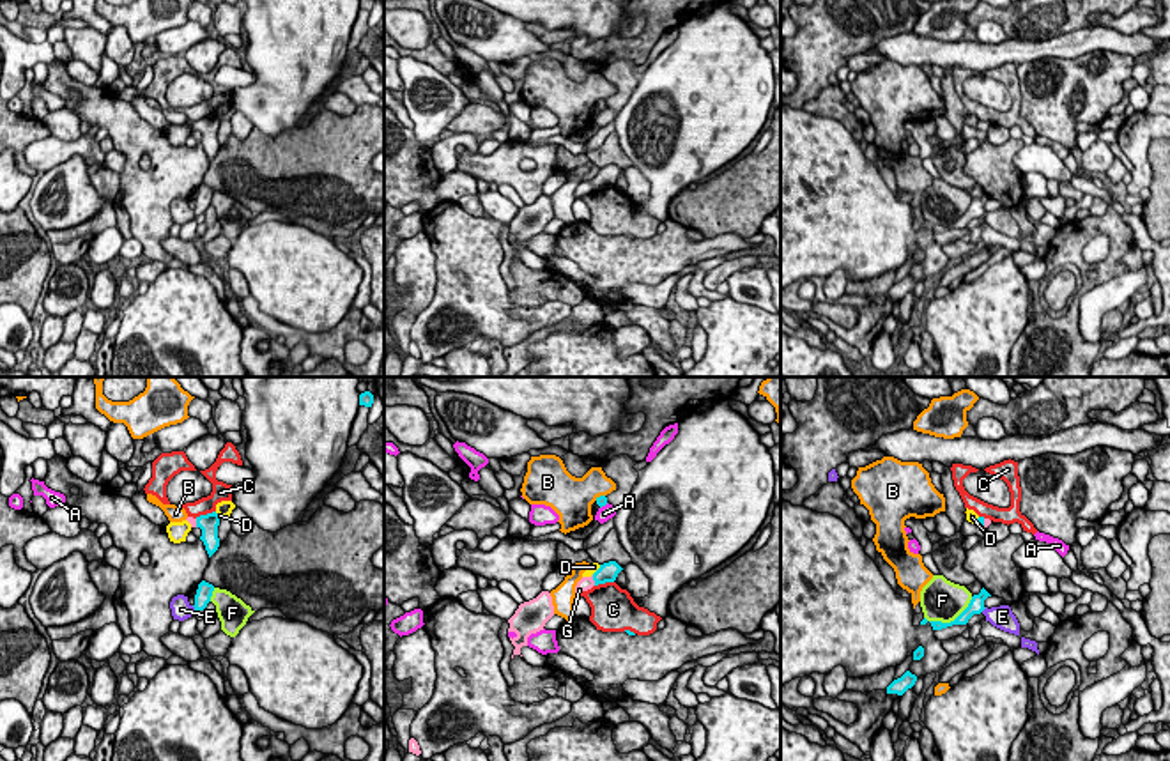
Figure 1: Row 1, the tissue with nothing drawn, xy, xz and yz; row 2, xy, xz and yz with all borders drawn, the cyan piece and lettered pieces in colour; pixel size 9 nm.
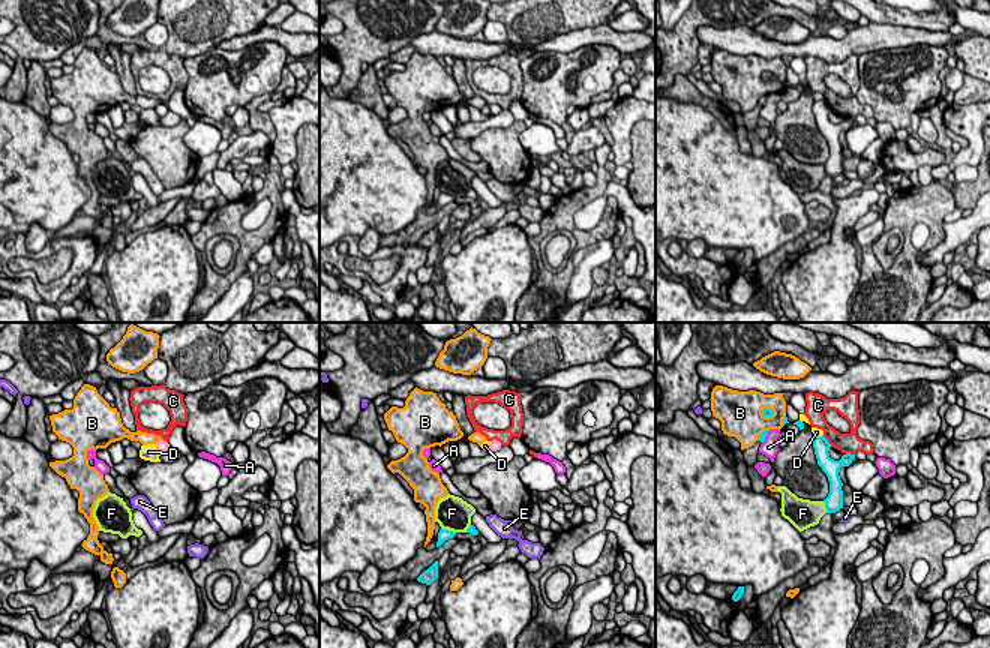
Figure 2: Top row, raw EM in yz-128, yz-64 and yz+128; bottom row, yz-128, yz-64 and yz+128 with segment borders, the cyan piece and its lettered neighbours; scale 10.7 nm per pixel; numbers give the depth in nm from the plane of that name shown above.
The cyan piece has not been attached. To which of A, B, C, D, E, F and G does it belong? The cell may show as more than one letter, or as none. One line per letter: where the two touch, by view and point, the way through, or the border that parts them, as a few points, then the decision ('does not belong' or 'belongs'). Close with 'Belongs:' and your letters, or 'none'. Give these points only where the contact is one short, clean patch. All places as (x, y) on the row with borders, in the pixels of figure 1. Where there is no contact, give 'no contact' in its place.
A: meets cyan in xz at (604, 505); border along xz (608, 503), (600, 508); does not belong
B: meets cyan in xz at (600, 496); does not belong
C: meets cyan in xy at (204, 515); does not belong
D: meets cyan in xy at (218, 515); does not belong
E: meets cyan in xy at (195, 609); does not belong
F: meets cyan in yz at (951, 622); does not belong
G: meets cyan in xz at (593, 579); runs through xz (608, 572), (593, 579), (586, 583); belongs
Belongs: G

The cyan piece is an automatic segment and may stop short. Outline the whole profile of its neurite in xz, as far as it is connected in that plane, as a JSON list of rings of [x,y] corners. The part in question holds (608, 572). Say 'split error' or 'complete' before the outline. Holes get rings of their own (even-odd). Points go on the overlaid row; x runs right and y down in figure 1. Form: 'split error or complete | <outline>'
split error | [[[616,561],[600,565],[600,568],[591,577],[582,577],[575,586],[575,595],[591,589],[593,586],[614,582],[623,568]]]

